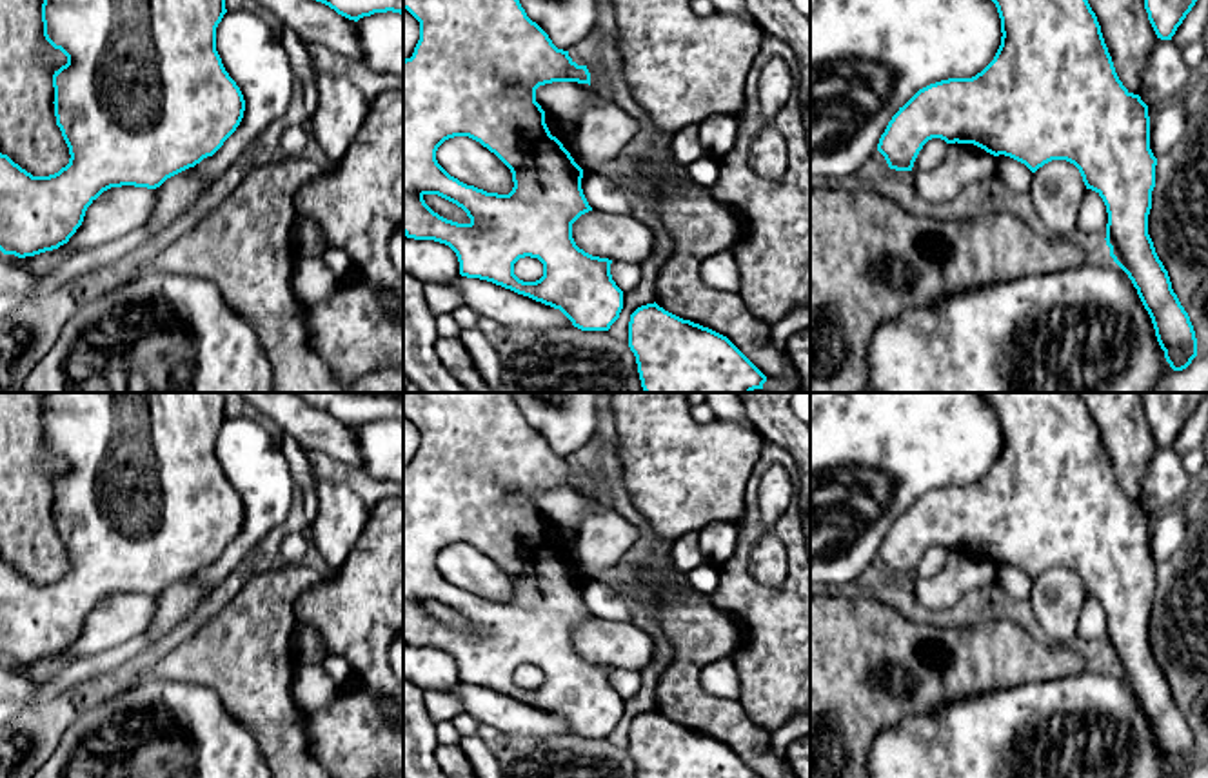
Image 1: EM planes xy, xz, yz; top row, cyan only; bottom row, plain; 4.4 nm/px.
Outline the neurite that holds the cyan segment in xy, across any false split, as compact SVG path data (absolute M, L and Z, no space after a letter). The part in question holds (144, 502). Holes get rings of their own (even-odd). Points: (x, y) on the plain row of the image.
M45 393L42 411L44 444L67 464L67 471L53 482L54 494L54 524L56 533L69 554L69 571L49 584L33 584L7 562L0 560L0 658L18 665L35 663L45 658L58 656L82 633L87 614L107 596L134 593L147 594L156 600L156 614L145 631L151 649L156 649L163 638L178 627L200 603L214 593L216 587L194 582L194 573L203 565L213 564L223 549L236 538L243 525L245 507L236 489L225 478L216 458L216 434L222 429L225 416L223 393Z

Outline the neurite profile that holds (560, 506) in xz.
M552 489L536 496L536 509L552 524L578 527L589 513L589 491Z

